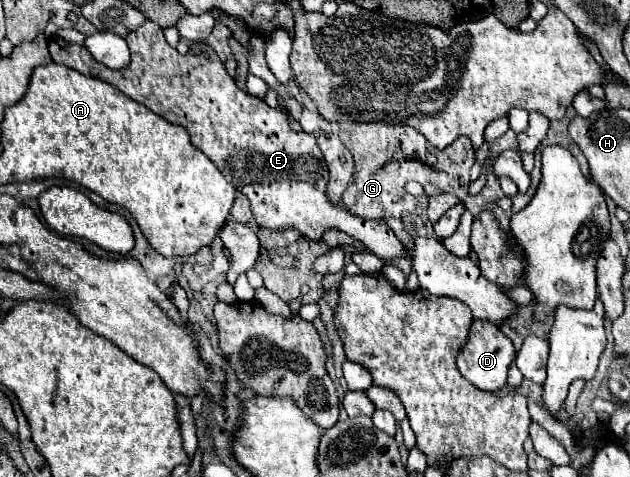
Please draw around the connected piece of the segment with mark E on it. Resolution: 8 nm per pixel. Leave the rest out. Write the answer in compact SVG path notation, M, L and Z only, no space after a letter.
M145 22L131 32L127 44L131 48L131 64L123 70L105 66L105 76L103 64L91 64L85 46L53 36L49 38L49 52L53 62L101 78L161 118L183 126L193 146L205 152L223 176L249 198L259 226L293 226L311 240L319 240L327 228L337 228L363 242L365 248L381 260L391 260L403 252L401 240L383 222L353 216L327 200L327 168L315 138L305 132L295 132L289 126L289 114L285 110L271 108L263 100L237 88L211 48L201 44L193 46L193 52L205 50L211 58L181 56L165 42L161 26L155 22Z

